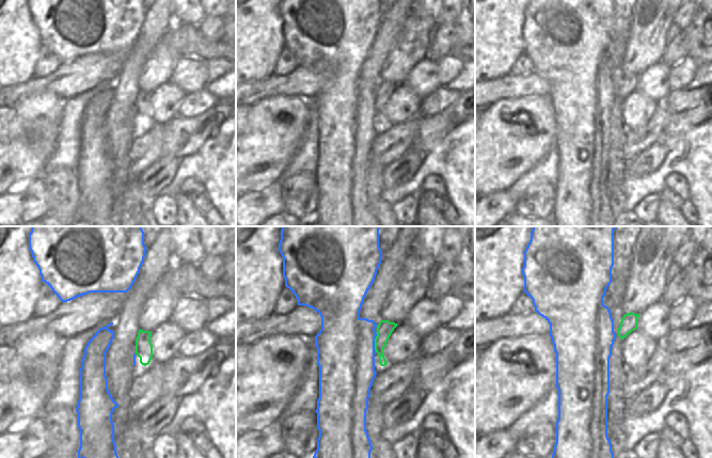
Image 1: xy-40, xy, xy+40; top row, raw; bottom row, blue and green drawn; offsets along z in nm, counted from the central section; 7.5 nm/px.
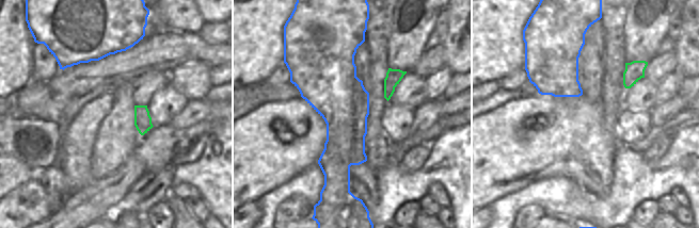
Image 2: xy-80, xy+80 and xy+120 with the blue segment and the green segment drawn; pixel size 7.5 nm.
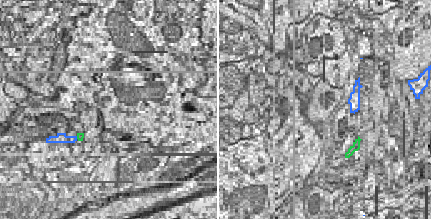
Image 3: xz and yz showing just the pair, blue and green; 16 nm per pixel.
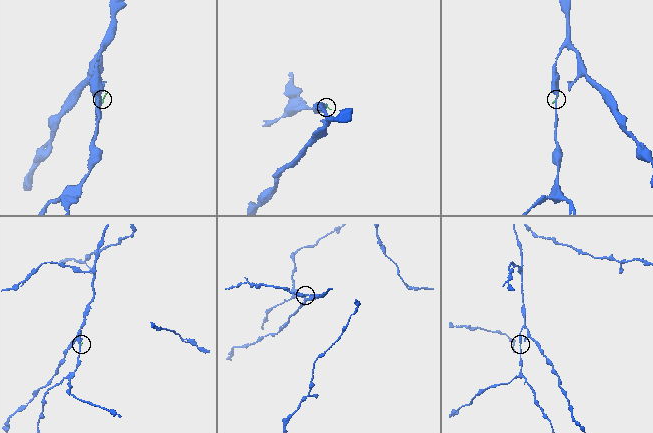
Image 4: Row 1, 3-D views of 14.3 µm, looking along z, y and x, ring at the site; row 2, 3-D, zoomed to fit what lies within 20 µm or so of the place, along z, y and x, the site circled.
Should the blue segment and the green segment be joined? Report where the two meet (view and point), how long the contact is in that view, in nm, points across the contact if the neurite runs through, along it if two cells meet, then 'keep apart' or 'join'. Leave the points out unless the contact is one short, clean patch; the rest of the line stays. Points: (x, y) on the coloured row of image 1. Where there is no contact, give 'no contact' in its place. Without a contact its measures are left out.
meets blue in xy at (374, 342); contact 140 nm long; border along xy (376, 332), (375, 350); keep apart

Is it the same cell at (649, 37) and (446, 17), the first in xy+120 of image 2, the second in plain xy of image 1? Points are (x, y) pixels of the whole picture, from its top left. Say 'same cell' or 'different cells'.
different cells

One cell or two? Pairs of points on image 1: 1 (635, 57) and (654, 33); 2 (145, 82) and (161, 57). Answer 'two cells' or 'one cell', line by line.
1: one cell
2: one cell

